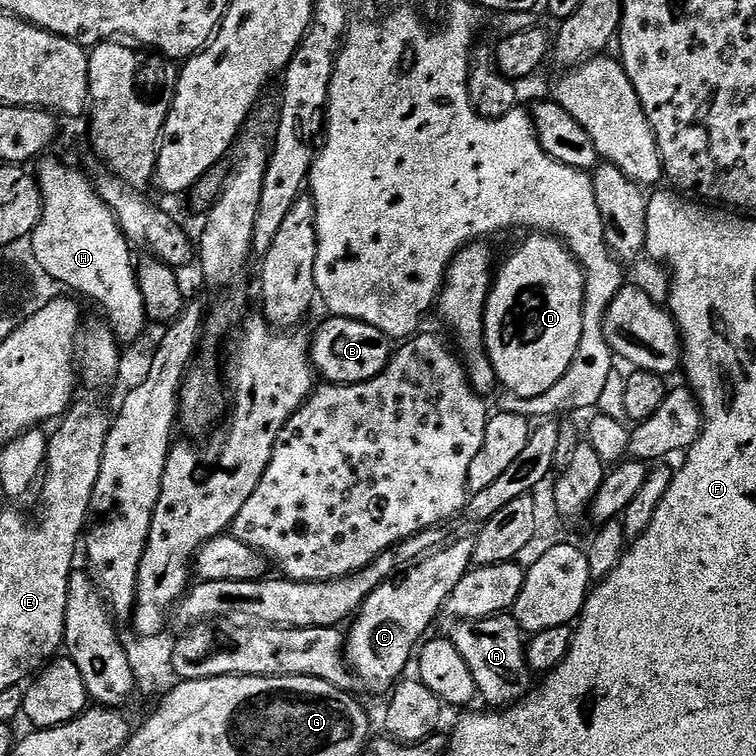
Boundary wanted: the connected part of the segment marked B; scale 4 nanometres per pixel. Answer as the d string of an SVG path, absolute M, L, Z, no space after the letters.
M332 316L310 340L312 367L321 381L328 384L362 384L372 380L394 355L393 341L382 330L350 318Z

